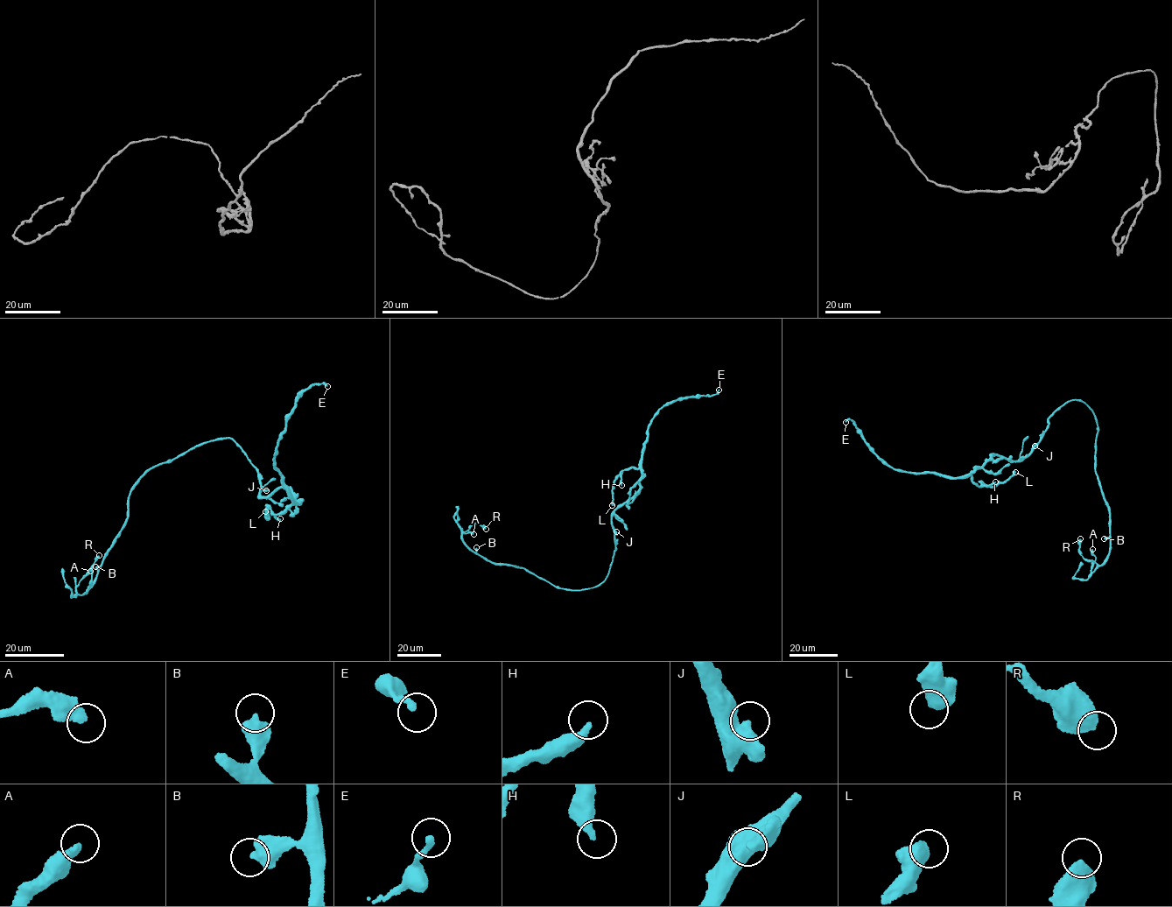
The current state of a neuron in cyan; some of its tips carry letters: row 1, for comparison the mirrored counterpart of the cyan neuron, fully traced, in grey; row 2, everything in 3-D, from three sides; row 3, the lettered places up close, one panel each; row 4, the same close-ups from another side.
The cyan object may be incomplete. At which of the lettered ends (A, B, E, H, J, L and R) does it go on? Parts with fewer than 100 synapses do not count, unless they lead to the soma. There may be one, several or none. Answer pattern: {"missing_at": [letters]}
{"missing_at": []}

